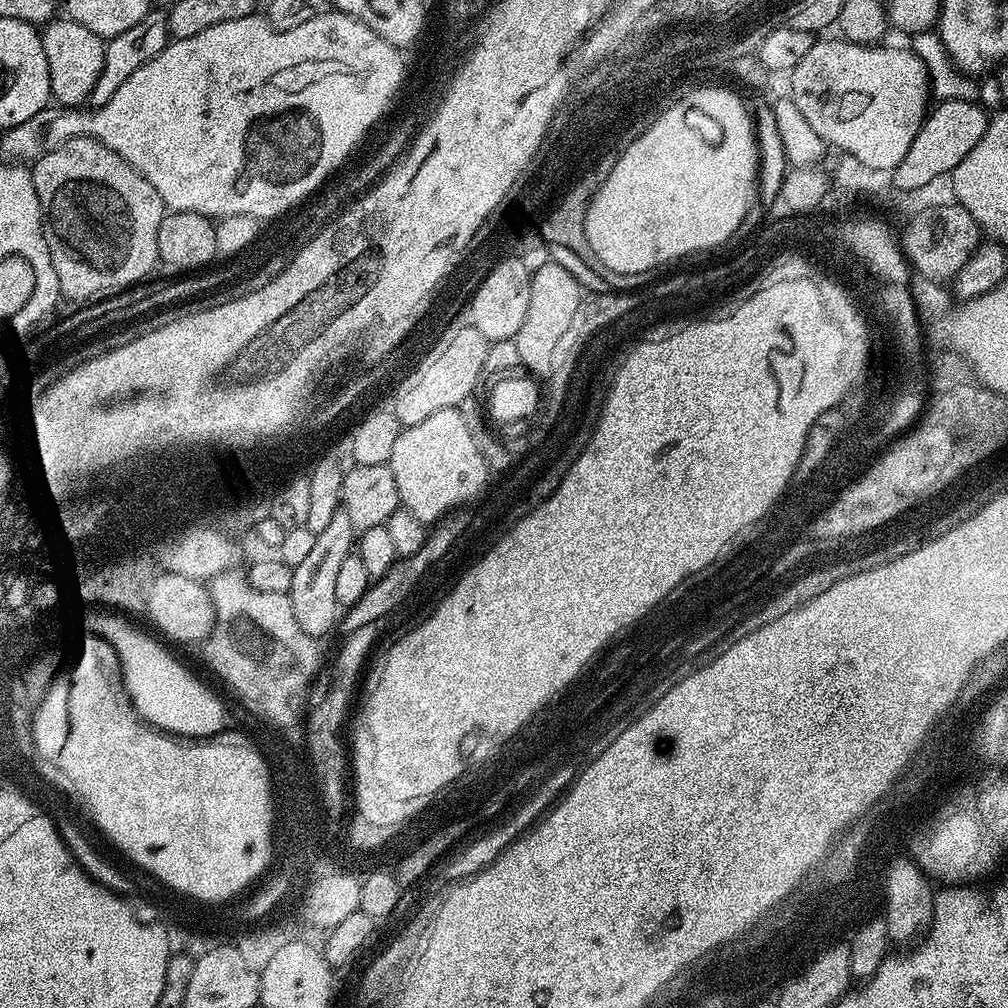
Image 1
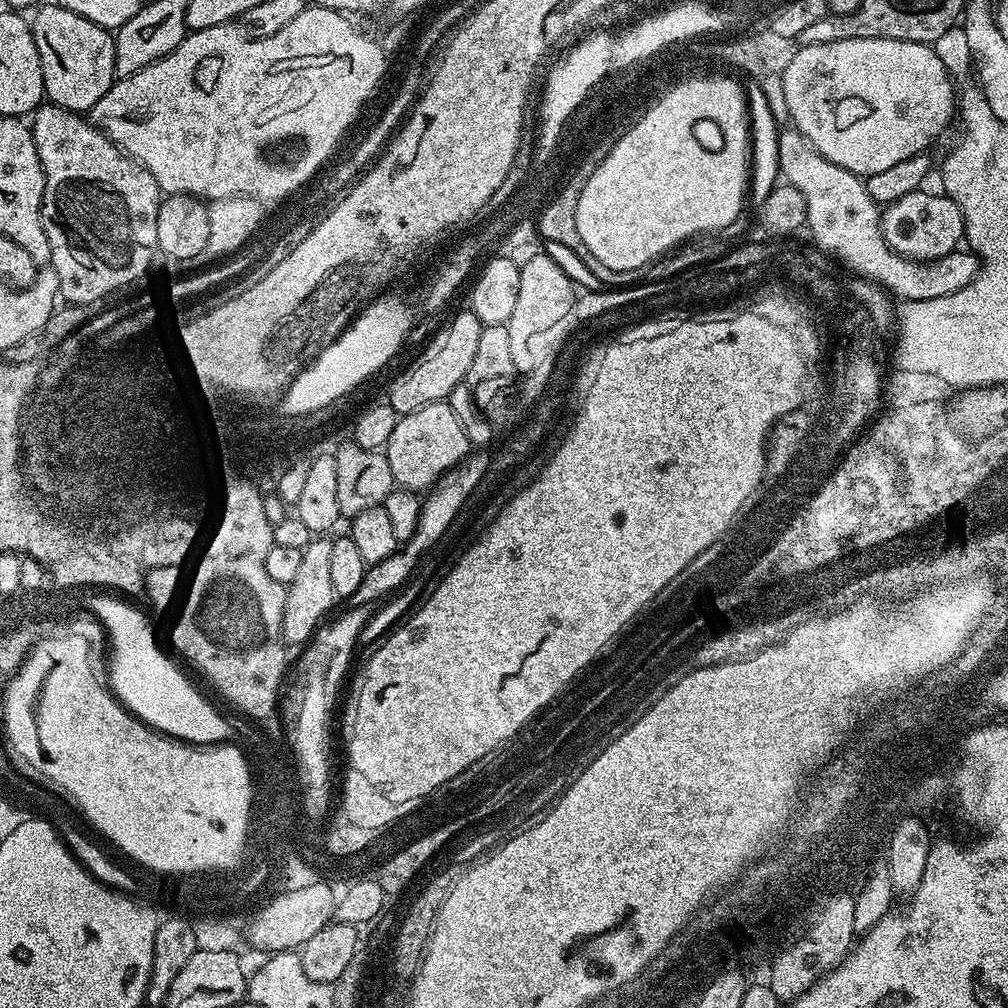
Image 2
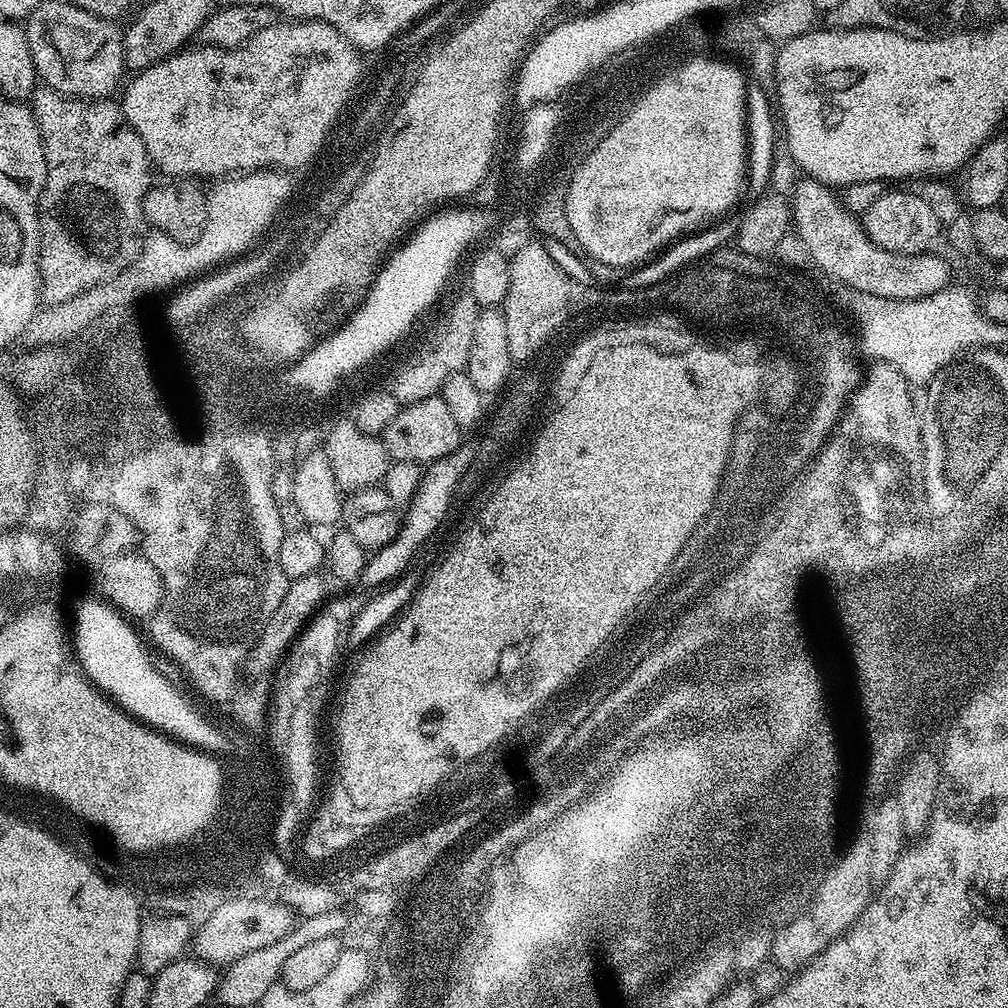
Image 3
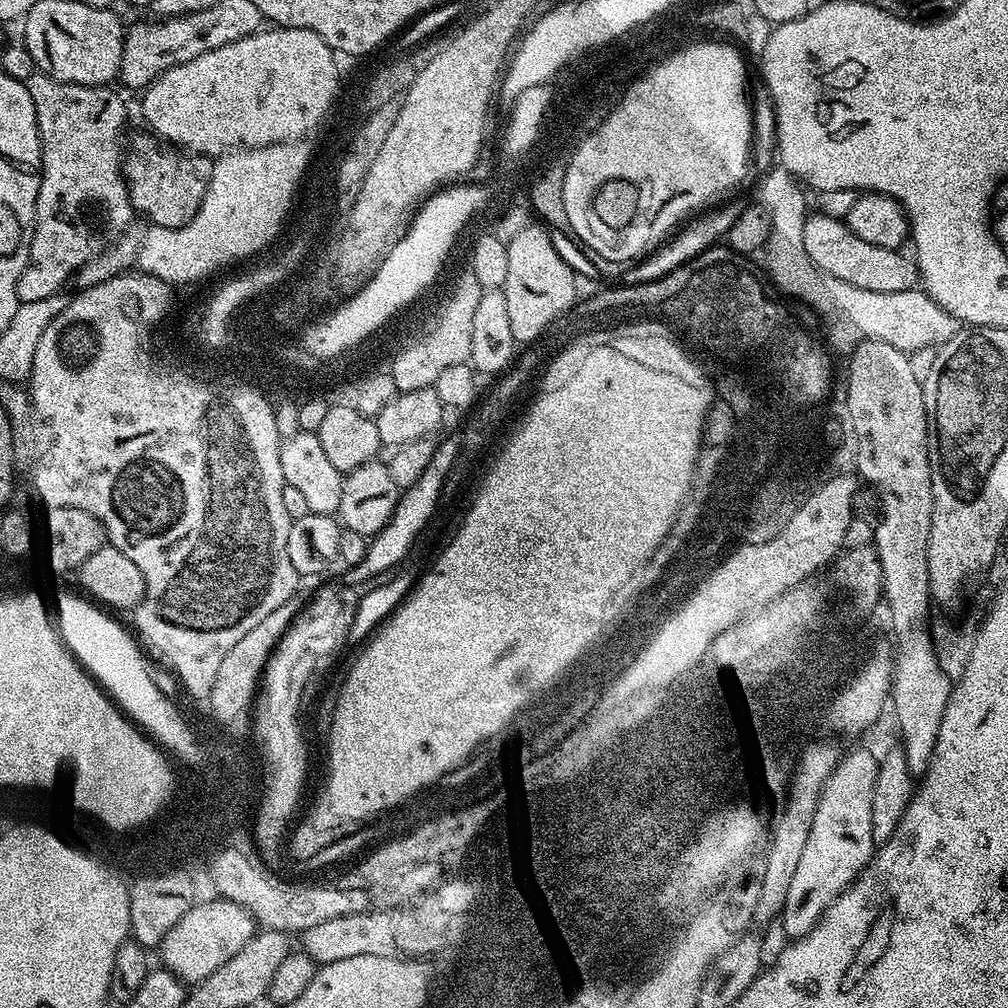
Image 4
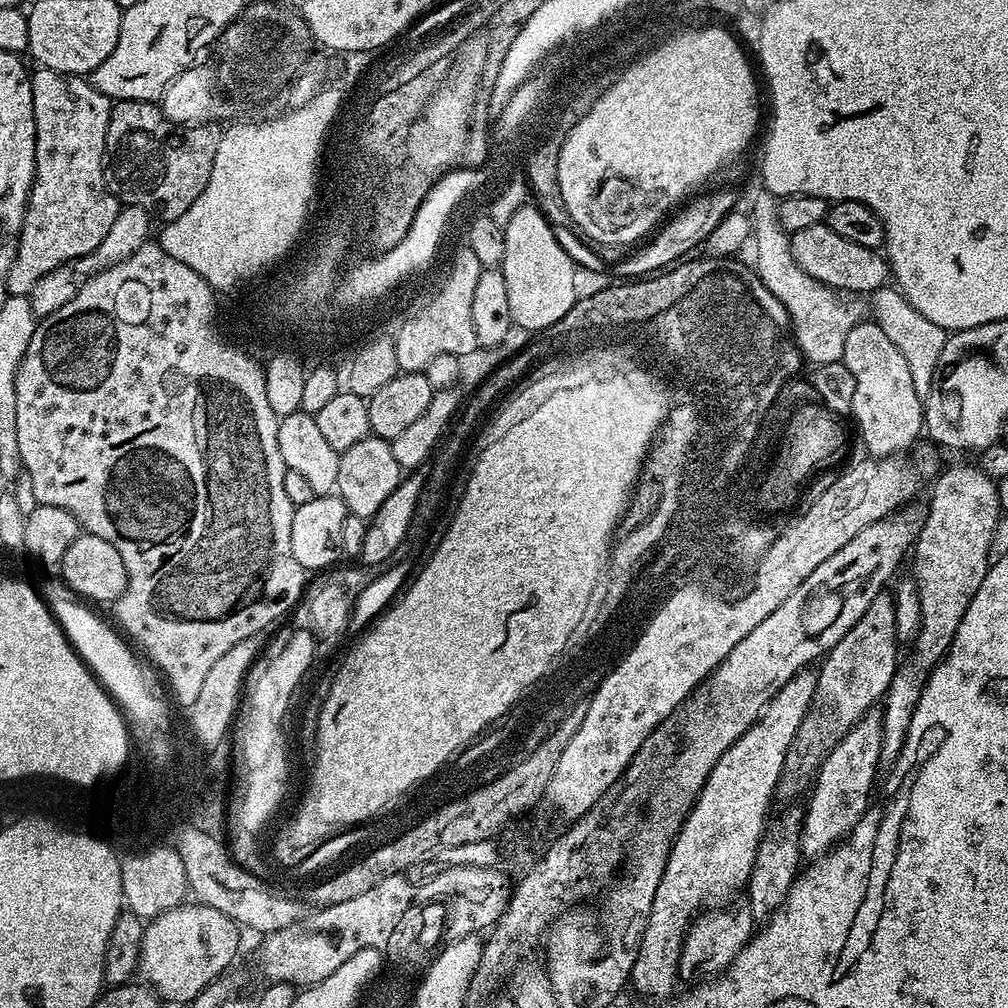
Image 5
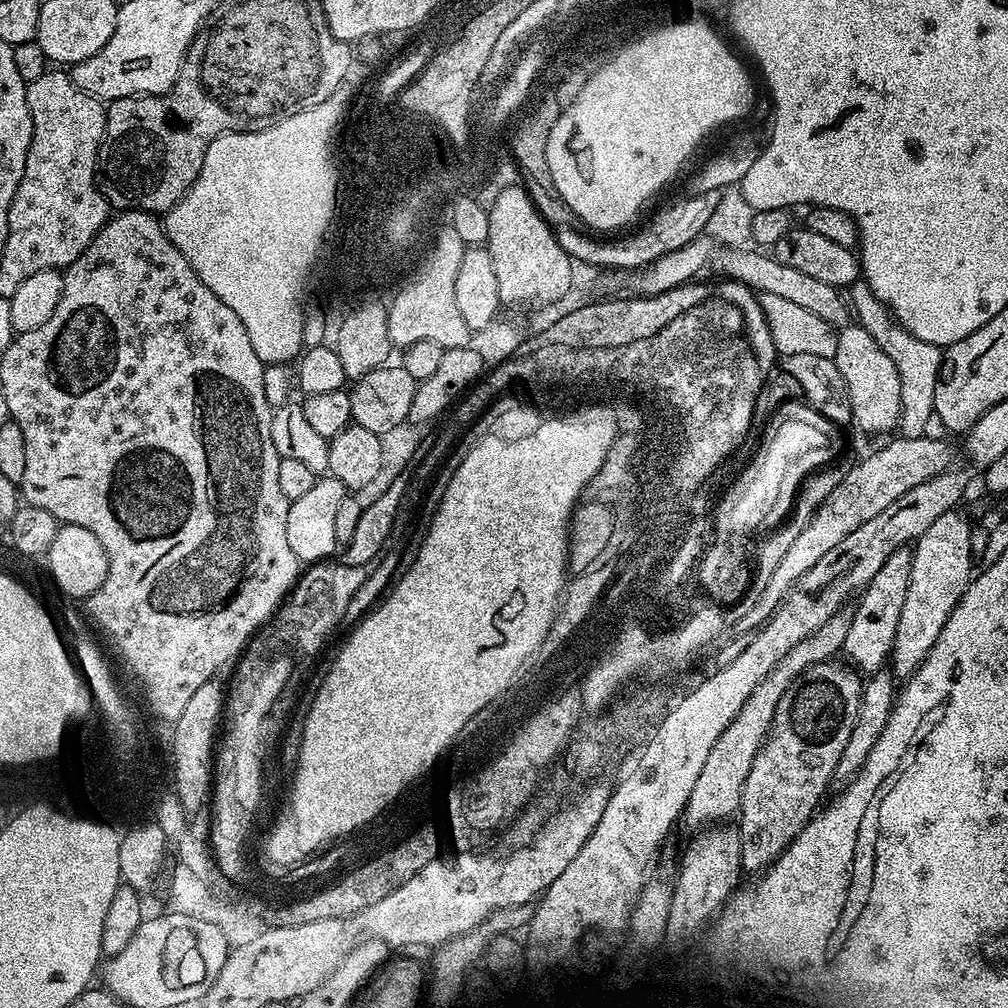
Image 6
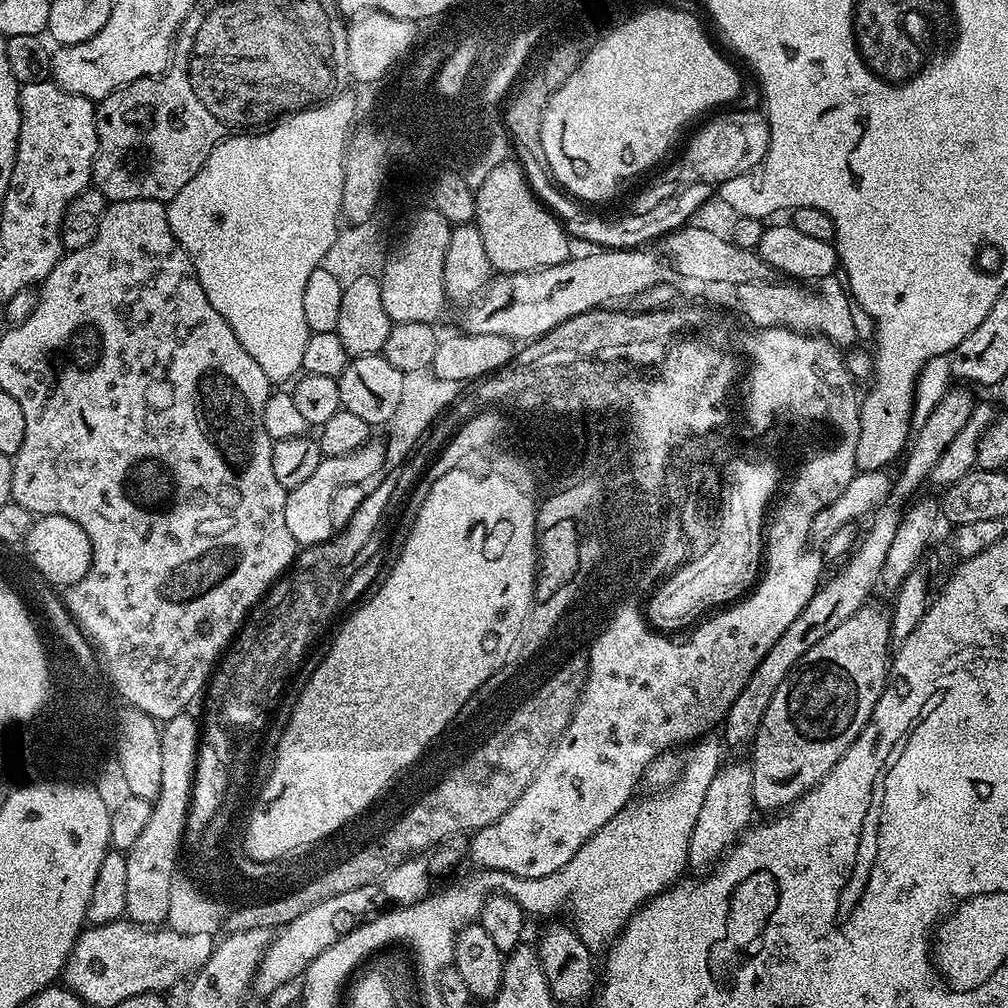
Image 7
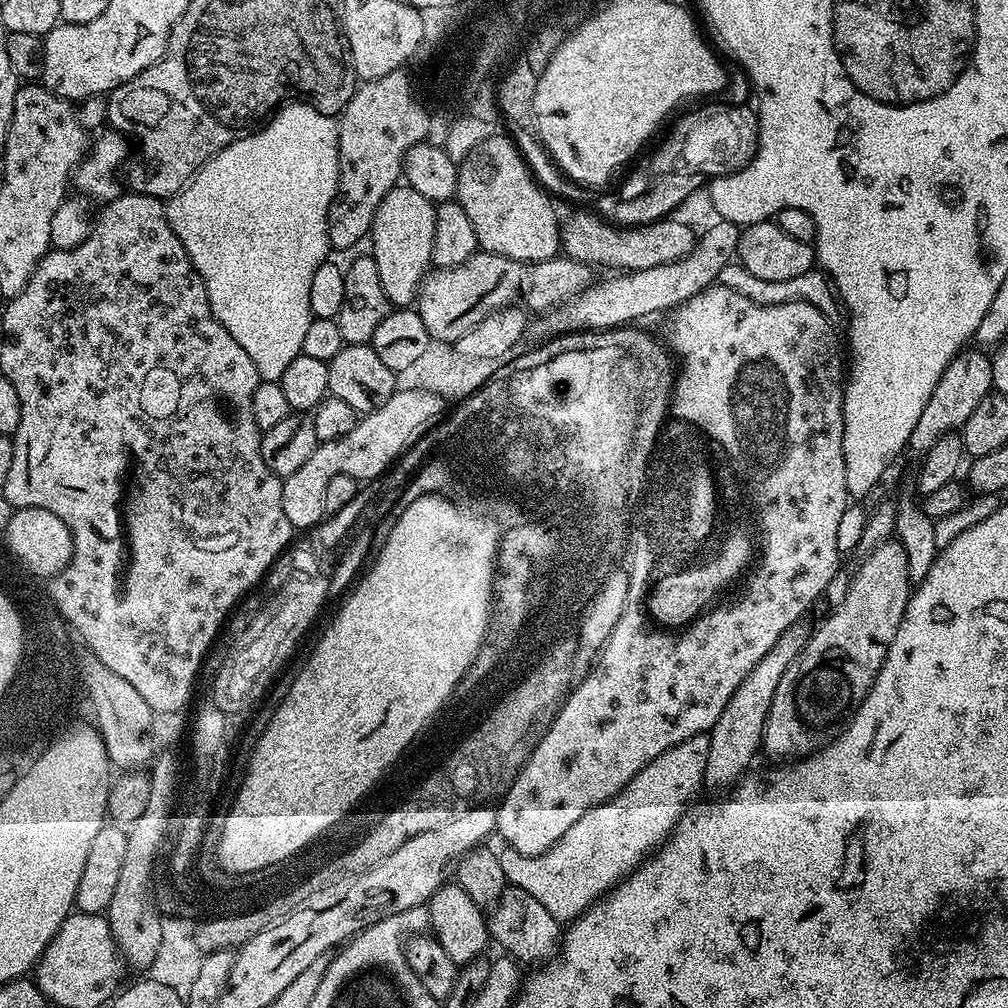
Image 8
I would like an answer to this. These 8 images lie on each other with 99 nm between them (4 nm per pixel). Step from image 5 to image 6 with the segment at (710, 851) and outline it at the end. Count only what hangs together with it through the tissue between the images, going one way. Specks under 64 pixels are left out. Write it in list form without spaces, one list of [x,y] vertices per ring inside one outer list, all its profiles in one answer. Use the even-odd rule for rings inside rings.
[[[841,610],[833,614],[812,634],[802,638],[802,642],[798,642],[794,650],[787,652],[776,663],[774,670],[770,670],[770,674],[766,674],[766,678],[762,678],[762,682],[754,686],[754,694],[746,698],[742,710],[734,714],[734,722],[730,722],[730,726],[722,730],[718,742],[714,742],[714,746],[710,749],[706,763],[702,766],[702,774],[698,774],[698,782],[694,782],[694,790],[690,790],[684,815],[686,820],[692,824],[700,824],[696,826],[708,826],[713,822],[727,821],[739,813],[746,778],[750,774],[750,768],[754,766],[754,758],[760,753],[764,741],[768,739],[768,732],[774,722],[774,712],[778,710],[778,702],[782,702],[782,694],[786,694],[786,690],[790,690],[792,683],[810,666],[822,660],[833,659],[843,649],[851,621],[851,611]]]

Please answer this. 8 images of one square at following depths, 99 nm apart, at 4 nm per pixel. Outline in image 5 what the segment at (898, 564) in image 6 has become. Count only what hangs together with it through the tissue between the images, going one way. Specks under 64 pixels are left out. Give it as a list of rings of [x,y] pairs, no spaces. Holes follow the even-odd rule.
[[[885,590],[876,595],[870,606],[866,606],[866,614],[850,626],[842,642],[834,645],[823,657],[818,668],[812,706],[798,726],[792,751],[786,754],[778,785],[781,793],[800,792],[804,787],[805,791],[813,783],[820,763],[832,747],[868,713],[869,708],[877,707],[885,699],[892,675],[898,667],[896,646],[895,602],[893,593]]]

